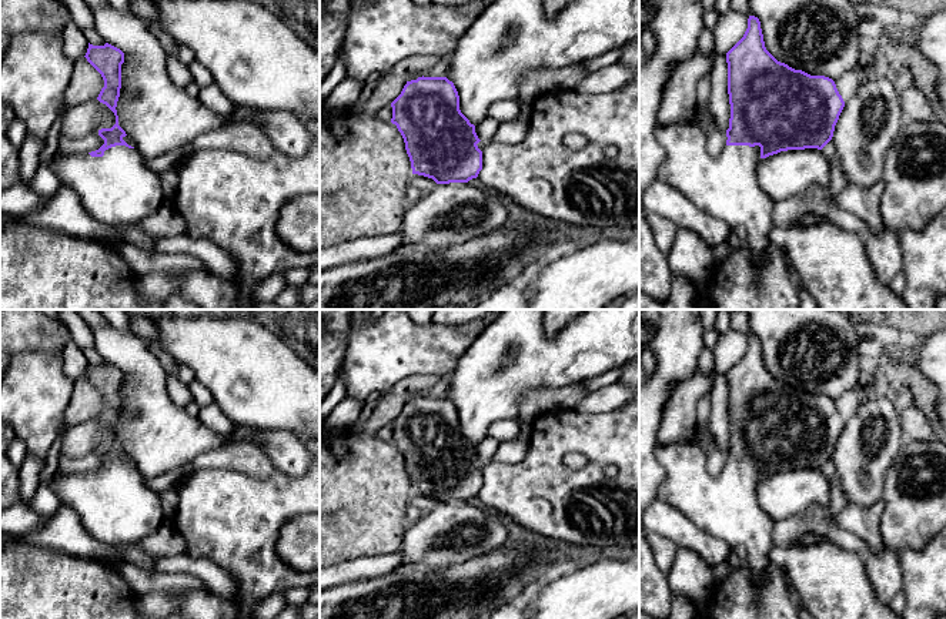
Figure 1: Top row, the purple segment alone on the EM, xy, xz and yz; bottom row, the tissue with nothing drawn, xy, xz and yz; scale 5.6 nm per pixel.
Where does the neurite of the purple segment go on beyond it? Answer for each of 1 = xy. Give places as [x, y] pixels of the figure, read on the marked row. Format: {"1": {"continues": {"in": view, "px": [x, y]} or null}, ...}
{"1": {"continues": {"in": "xy", "px": [117, 188]}}}

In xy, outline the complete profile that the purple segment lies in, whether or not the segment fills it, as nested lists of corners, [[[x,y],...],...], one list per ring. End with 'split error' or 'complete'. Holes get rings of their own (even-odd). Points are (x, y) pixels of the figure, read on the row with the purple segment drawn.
[[[88,43],[84,57],[104,80],[97,100],[114,113],[116,124],[98,130],[104,140],[98,150],[54,157],[51,168],[61,185],[80,197],[81,205],[96,221],[107,225],[138,224],[156,214],[164,198],[158,174],[123,140],[127,134],[118,126],[116,107],[124,53],[108,43]]]; split error

